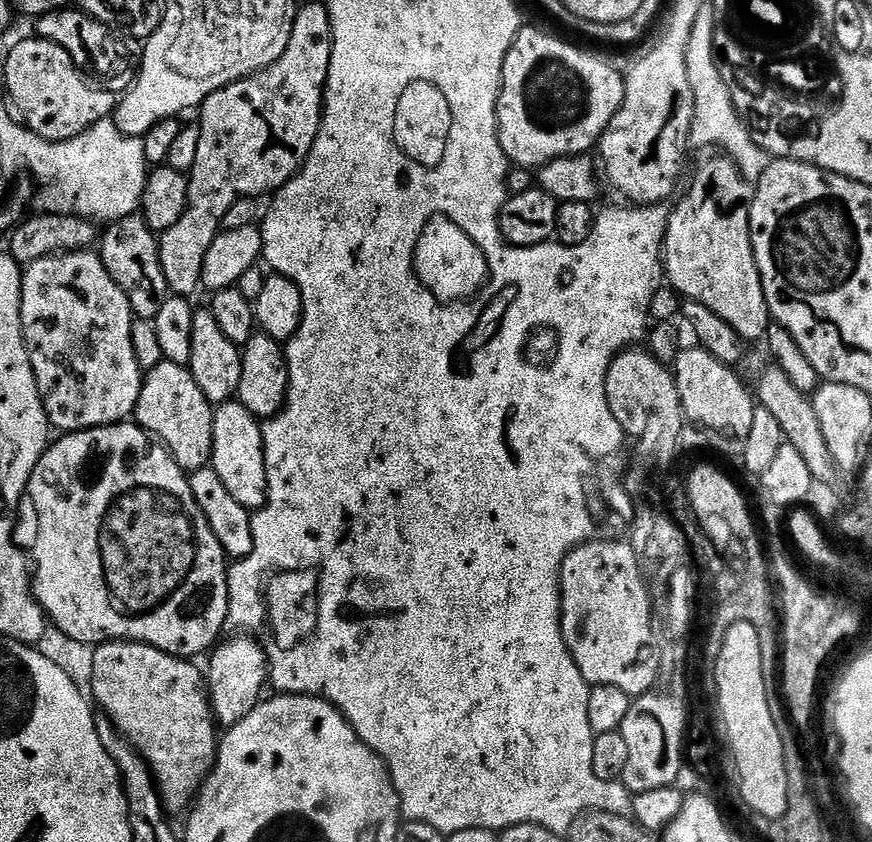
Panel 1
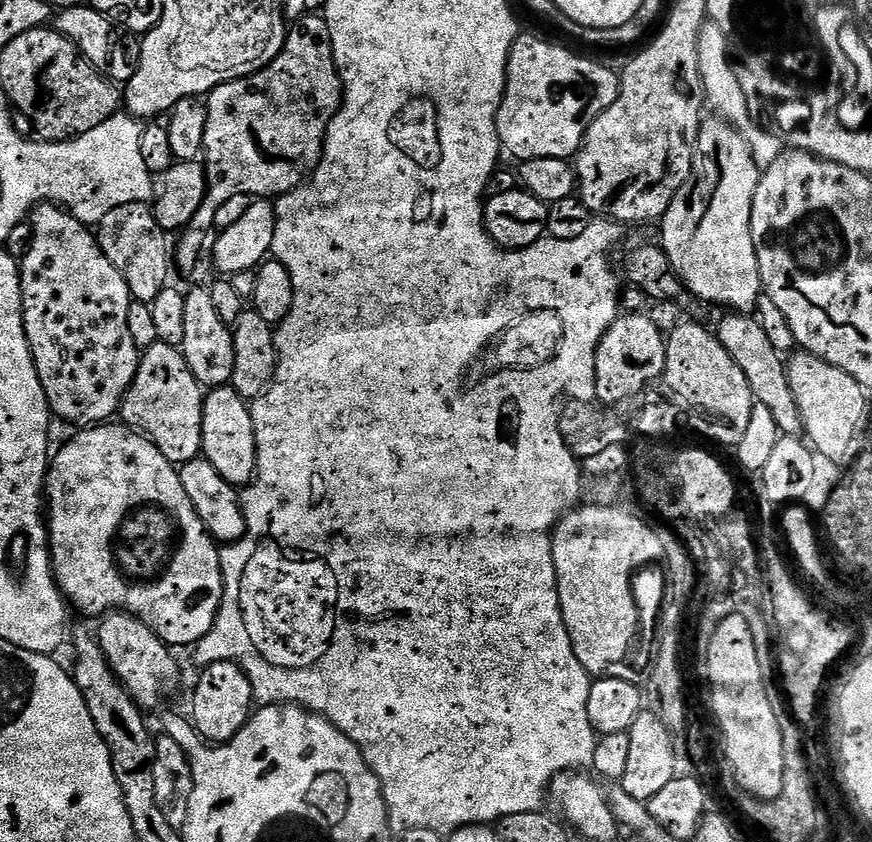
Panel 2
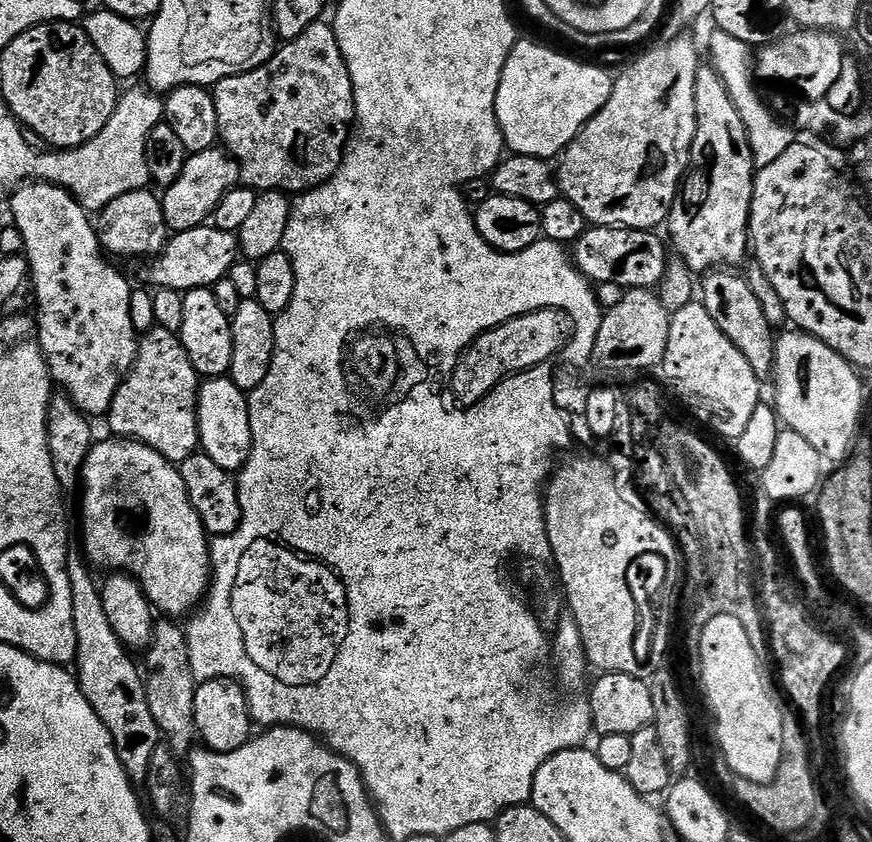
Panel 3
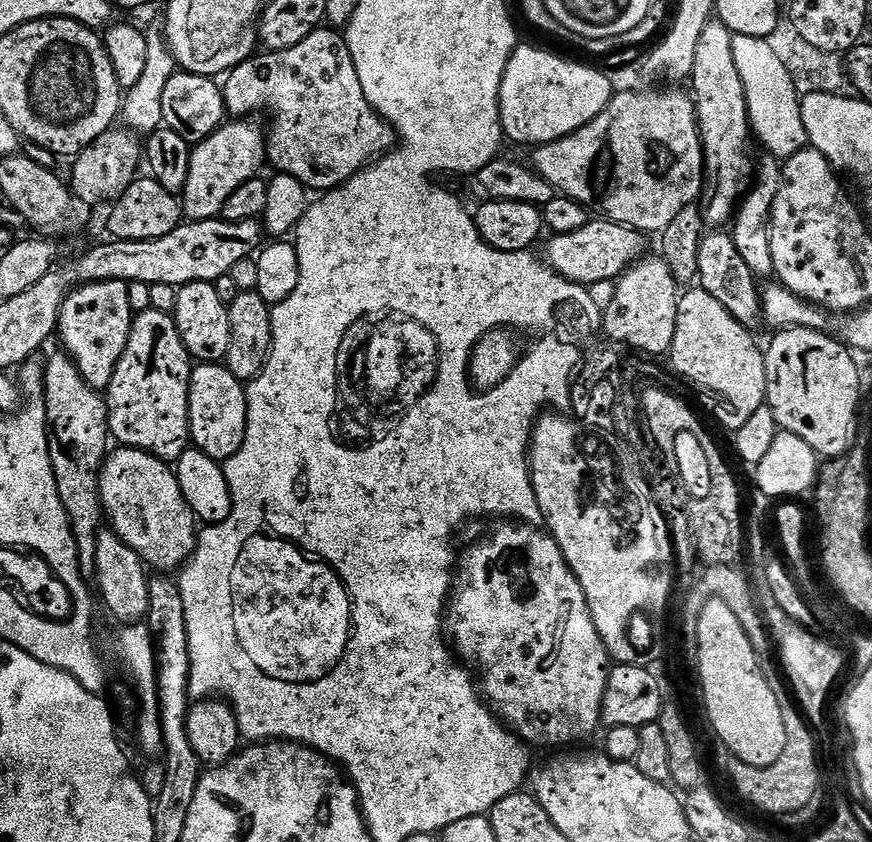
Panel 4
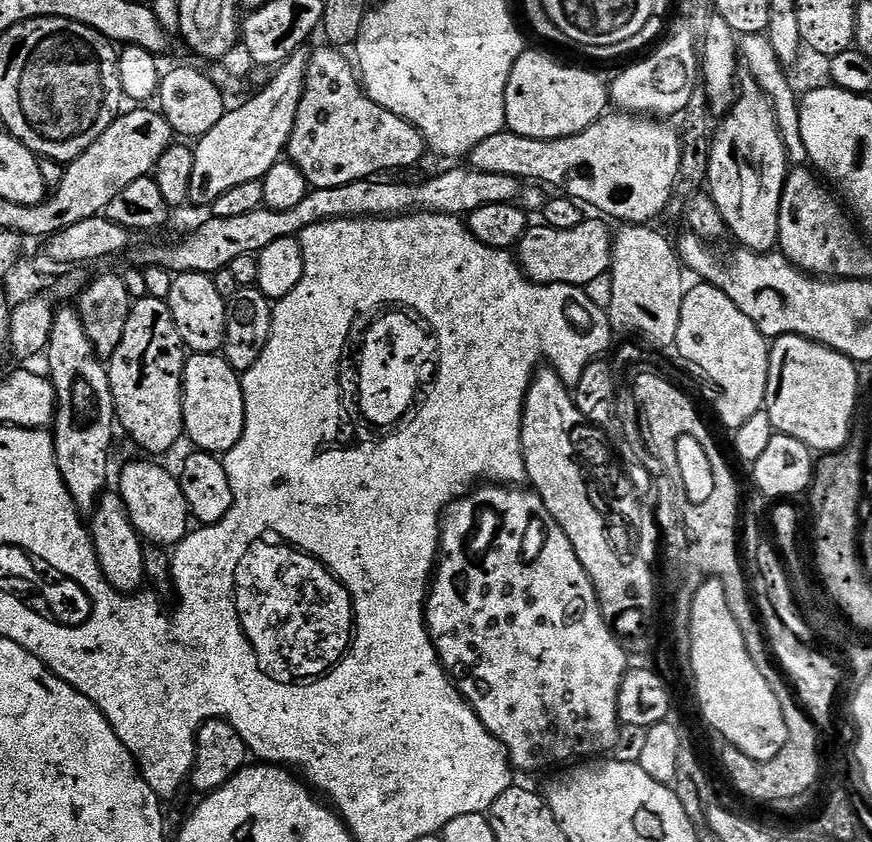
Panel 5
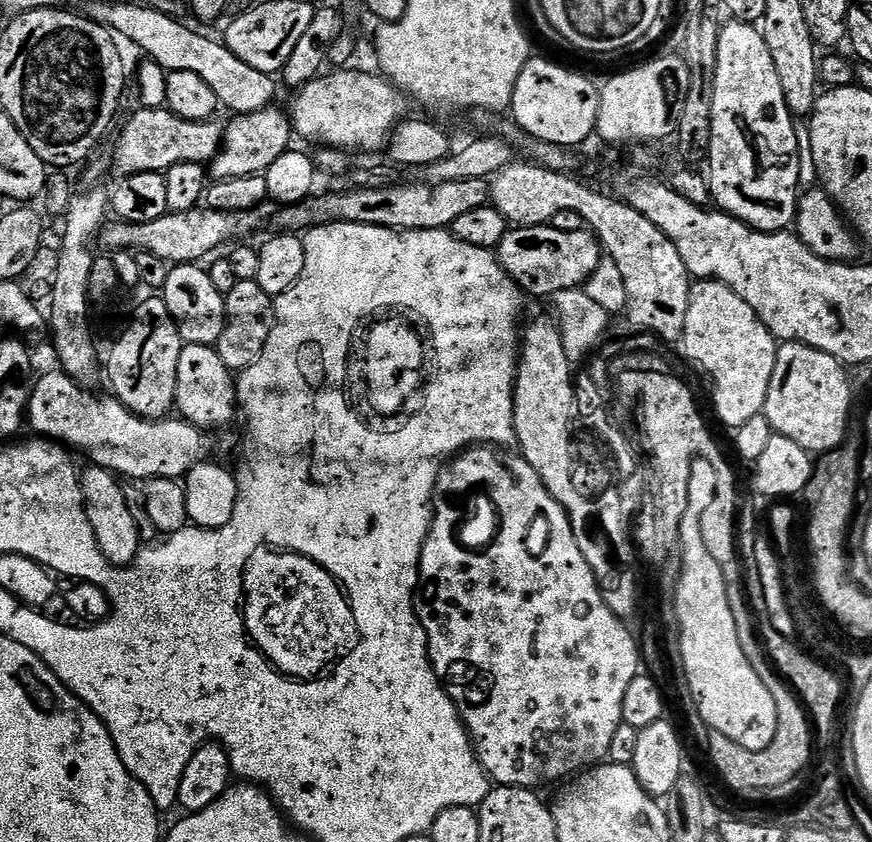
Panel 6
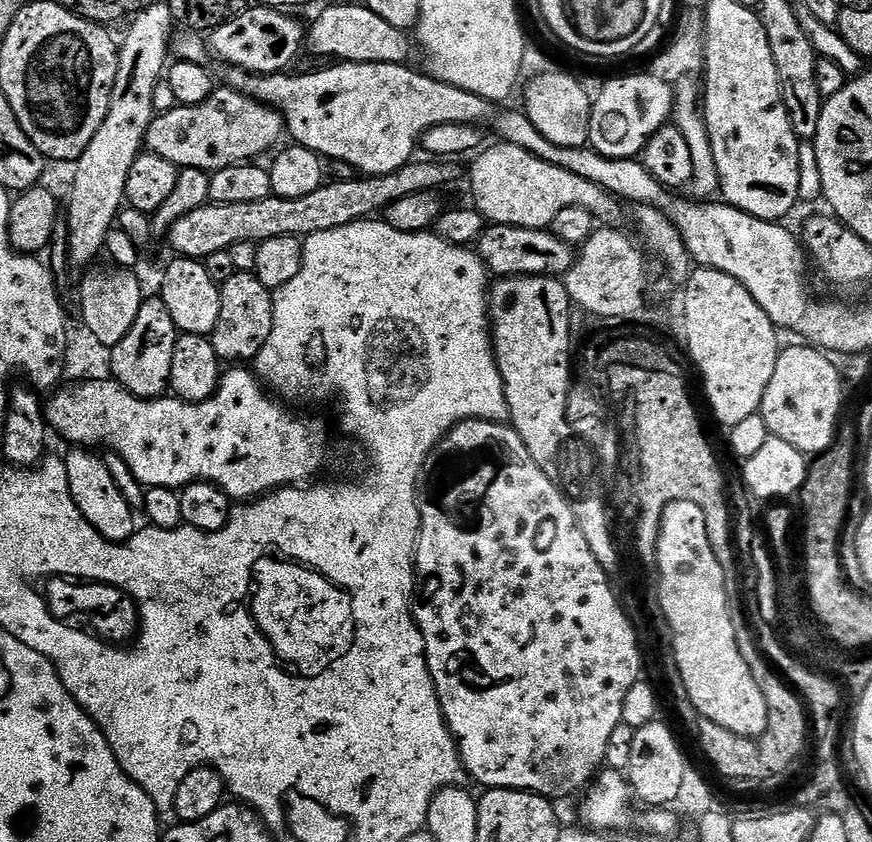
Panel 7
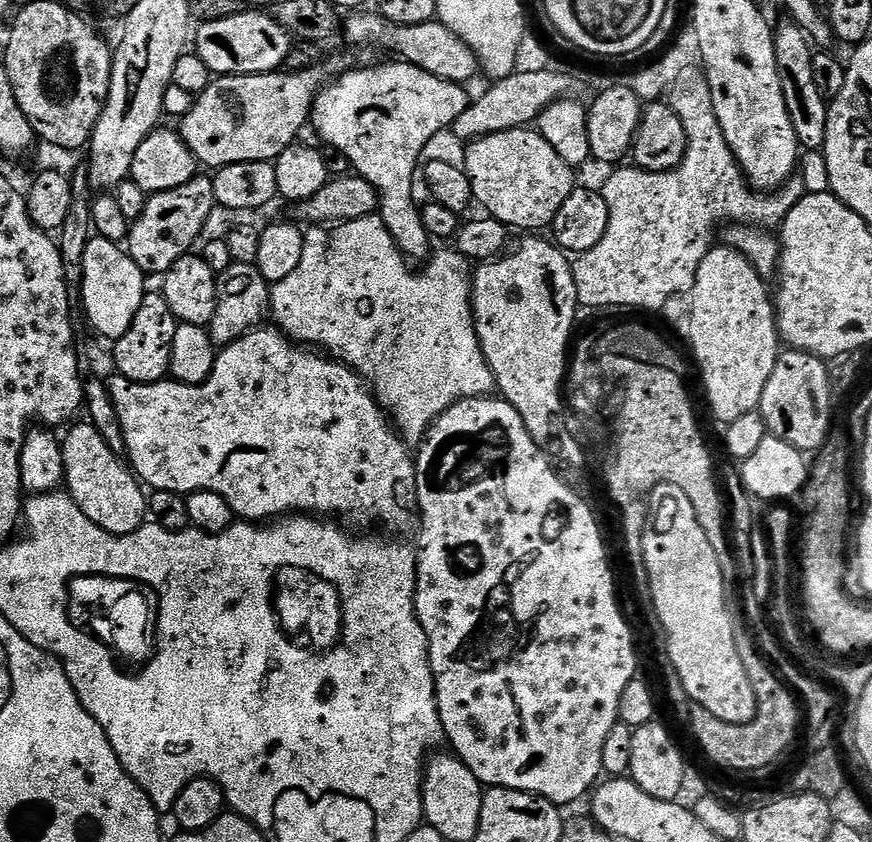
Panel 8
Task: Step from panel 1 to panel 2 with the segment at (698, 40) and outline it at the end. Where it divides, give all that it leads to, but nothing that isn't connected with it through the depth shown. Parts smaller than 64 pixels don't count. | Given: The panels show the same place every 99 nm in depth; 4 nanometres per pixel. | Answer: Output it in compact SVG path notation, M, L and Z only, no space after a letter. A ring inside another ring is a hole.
M711 22L705 23L700 31L700 41L698 42L698 66L700 67L700 82L702 85L702 96L713 108L715 115L719 119L728 121L735 126L738 134L746 138L750 146L750 154L754 154L754 162L761 170L774 166L774 162L786 150L786 144L783 144L772 132L767 132L763 128L761 121L753 116L746 94L742 94L740 77L737 69L732 69L732 64L728 61L728 46L730 40L724 36L720 27Z

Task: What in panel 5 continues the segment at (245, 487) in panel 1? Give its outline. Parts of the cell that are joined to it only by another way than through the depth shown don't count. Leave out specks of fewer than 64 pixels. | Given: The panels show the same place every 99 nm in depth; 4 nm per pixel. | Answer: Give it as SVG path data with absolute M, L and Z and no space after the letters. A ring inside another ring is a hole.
M197 352L184 361L184 436L192 439L191 447L201 452L223 454L229 452L242 438L246 406L240 381L241 373L225 362L223 355L214 352Z

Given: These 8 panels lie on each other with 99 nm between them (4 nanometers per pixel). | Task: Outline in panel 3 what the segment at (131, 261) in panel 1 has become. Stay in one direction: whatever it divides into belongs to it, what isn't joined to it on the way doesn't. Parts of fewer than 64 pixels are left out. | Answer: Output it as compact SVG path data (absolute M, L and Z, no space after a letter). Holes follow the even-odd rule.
M148 188L130 190L130 194L122 194L122 198L114 198L114 202L110 202L95 217L94 227L96 237L100 239L100 247L109 257L155 258L160 255L164 245L170 239L170 229L164 213L164 201Z

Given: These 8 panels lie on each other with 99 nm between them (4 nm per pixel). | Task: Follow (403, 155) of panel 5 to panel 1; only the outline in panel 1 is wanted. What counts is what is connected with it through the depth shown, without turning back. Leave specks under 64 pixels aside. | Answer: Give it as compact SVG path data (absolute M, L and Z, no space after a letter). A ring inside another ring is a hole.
M301 3L292 23L290 42L282 55L261 72L253 72L242 80L236 80L233 84L210 93L200 105L198 155L194 157L192 171L187 173L188 208L182 218L170 226L170 230L159 233L158 236L160 265L162 274L166 274L171 295L192 298L196 291L201 291L202 262L206 262L206 250L210 250L214 238L220 235L226 210L230 210L234 202L275 194L306 162L318 138L320 118L324 115L324 83L328 81L331 53L332 23L327 3Z

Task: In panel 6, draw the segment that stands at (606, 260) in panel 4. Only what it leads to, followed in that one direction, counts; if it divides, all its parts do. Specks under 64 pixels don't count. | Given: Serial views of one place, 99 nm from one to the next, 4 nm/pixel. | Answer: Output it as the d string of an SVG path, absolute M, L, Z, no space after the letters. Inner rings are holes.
M551 224L509 227L494 251L506 274L510 274L520 291L529 297L554 298L560 292L580 288L592 277L594 270L598 270L602 259L600 242L591 231L563 232L554 230Z

